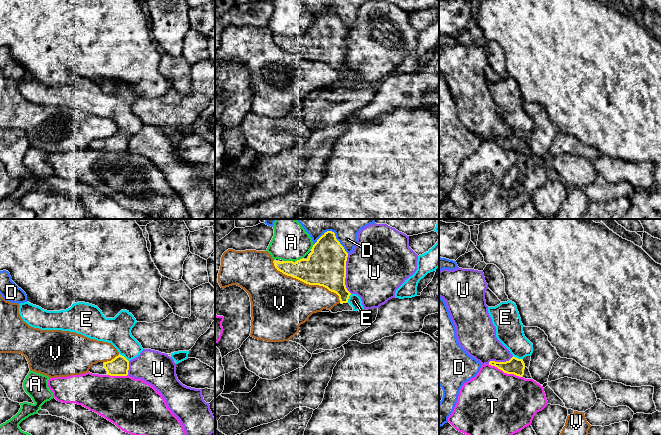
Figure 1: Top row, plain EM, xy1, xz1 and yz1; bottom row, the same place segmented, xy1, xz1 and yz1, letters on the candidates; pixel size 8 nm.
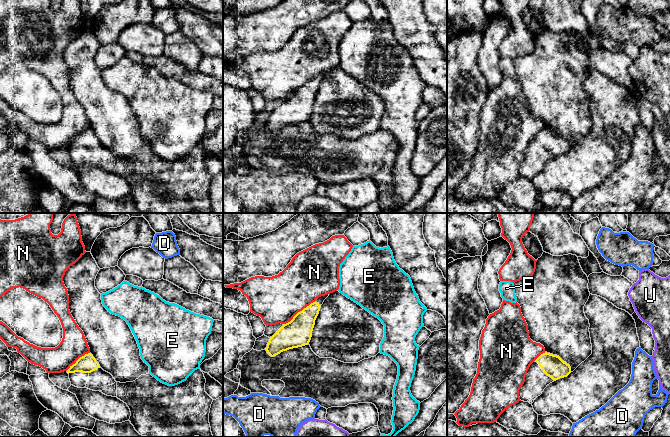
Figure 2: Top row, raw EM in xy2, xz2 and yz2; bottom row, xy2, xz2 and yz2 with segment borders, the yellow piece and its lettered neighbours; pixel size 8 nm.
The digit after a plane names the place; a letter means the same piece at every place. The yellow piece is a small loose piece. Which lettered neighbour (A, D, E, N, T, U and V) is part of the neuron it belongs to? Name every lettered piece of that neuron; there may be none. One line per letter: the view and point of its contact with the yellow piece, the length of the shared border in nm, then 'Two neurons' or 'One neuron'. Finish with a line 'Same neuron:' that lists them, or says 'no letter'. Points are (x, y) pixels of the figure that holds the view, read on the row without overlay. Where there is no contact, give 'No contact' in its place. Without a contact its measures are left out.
A: Touches yellow at xz1 (288, 37). Shared border 90 nm. Two neurons
D: Touches yellow at xz1 (334, 9). Shared border 280 nm. Two neurons
E: Touches yellow at xy1 (124, 133). Shared border 100 nm. Two neurons
N: Touches yellow at xz2 (300, 87). Shared border 320 nm. Two neurons
T: Touches yellow at yz1 (505, 148). Shared border 300 nm. Two neurons
U: Touches yellow at xz1 (345, 49). Shared border 320 nm. Two neurons
V: Touches yellow at xz1 (307, 59). Shared border 650 nm. Two neurons
Same neuron: no letter

